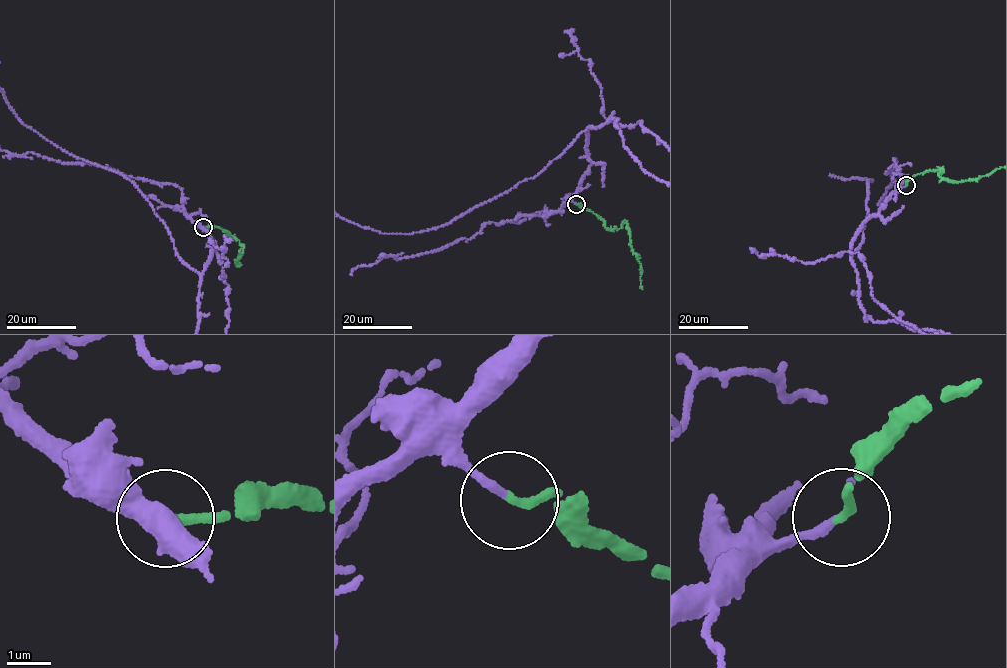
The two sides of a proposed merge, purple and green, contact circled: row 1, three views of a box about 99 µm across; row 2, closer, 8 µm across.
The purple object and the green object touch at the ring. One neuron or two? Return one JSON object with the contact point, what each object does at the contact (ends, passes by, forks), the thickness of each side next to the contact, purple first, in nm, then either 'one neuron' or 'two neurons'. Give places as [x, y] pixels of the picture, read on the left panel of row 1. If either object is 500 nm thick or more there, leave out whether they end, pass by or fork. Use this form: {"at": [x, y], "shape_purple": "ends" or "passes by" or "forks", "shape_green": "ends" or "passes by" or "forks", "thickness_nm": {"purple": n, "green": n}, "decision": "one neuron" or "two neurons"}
{"at": [203, 227], "shape_purple": "ends", "shape_green": "ends", "thickness_nm": {"purple": 170, "green": 200}, "decision": "one neuron"}

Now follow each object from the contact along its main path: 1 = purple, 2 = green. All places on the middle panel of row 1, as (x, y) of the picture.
1: (576, 204), (591, 163), (588, 130), (534, 177), (406, 234), (341, 218)
2: (576, 204), (593, 211), (607, 229), (619, 229), (622, 222), (628, 223), (632, 251), (641, 264), (642, 289)

